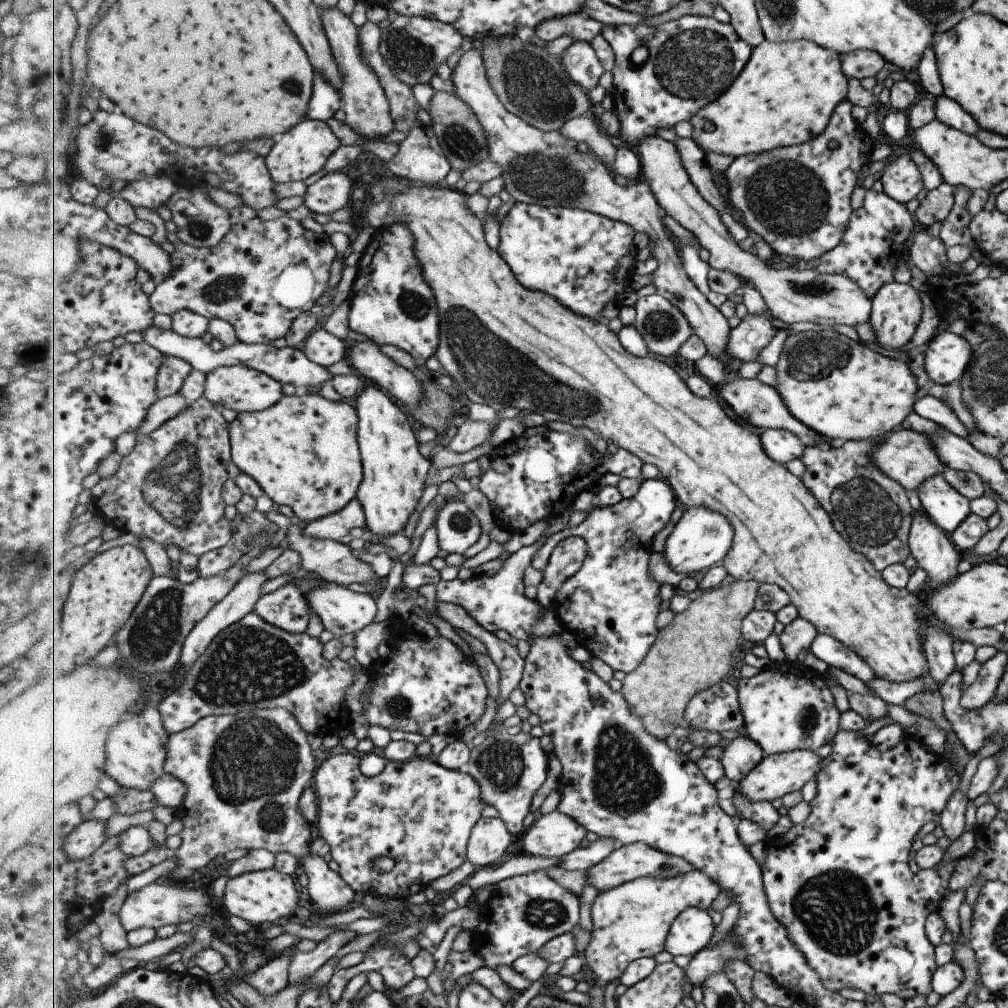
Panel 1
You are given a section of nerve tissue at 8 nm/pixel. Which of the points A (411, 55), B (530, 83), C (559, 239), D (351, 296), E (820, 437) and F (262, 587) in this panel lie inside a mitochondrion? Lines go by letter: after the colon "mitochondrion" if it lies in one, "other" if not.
A: mitochondrion
B: mitochondrion
C: other
D: other
E: other
F: other

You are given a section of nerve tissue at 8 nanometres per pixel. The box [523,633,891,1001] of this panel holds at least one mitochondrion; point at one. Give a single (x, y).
(837, 914)

